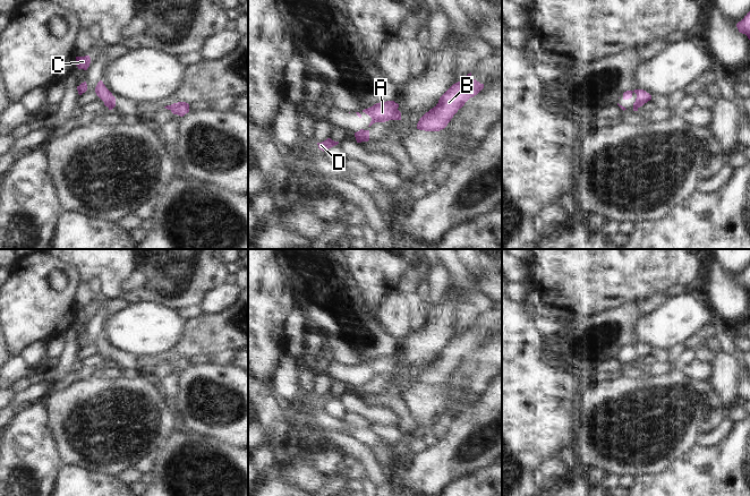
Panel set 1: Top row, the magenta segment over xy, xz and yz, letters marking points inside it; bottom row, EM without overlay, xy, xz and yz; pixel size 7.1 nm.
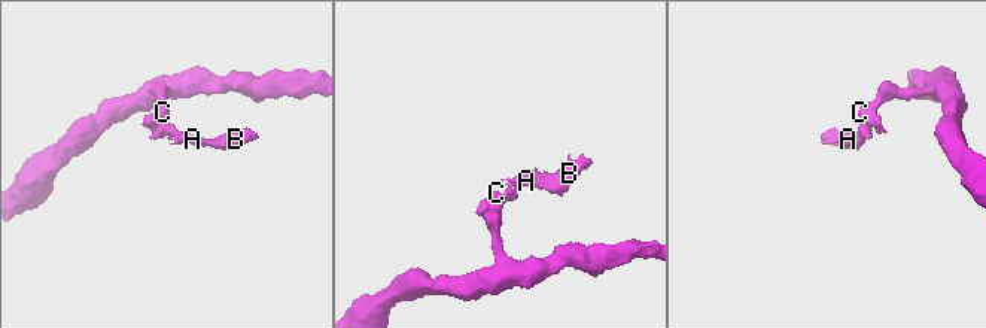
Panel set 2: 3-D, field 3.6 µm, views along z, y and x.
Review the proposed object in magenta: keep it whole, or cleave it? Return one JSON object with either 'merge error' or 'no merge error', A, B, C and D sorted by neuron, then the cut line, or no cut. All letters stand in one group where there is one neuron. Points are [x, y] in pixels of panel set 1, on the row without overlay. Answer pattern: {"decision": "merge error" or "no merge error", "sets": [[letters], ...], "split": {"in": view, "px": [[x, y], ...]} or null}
{"decision": "merge error", "sets": [["A", "B"], ["C", "D"]], "split": {"in": "yz", "px": [[637, 351], [639, 360]]}}

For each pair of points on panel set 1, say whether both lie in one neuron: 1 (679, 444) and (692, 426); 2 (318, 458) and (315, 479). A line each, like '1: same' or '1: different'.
1: same
2: different

